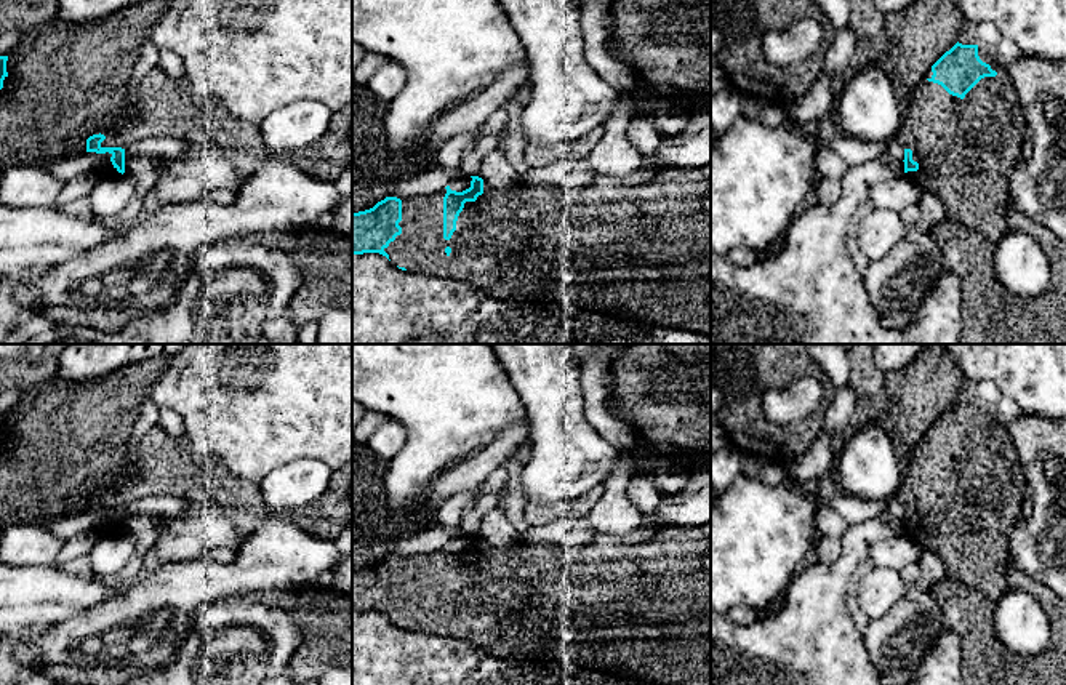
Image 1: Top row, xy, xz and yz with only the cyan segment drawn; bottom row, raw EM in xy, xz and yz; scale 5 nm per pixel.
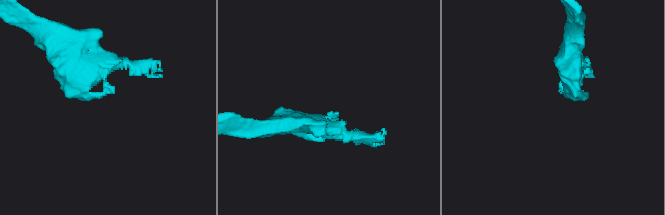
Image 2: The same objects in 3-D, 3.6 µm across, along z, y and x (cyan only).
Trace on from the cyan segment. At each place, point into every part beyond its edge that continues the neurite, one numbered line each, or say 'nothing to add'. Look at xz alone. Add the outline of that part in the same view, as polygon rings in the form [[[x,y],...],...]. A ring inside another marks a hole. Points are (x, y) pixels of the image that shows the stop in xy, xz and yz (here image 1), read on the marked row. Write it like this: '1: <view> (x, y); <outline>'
1: xz (644, 255); [[[701,168],[693,170],[661,170],[656,178],[643,186],[631,190],[621,187],[616,181],[597,178],[589,186],[579,189],[559,189],[554,186],[523,186],[514,184],[504,189],[496,189],[483,182],[483,194],[475,202],[466,202],[456,221],[456,230],[450,240],[443,238],[443,197],[447,189],[431,195],[407,197],[402,200],[402,234],[389,243],[384,251],[394,266],[405,267],[410,272],[435,275],[442,278],[455,278],[467,283],[491,298],[506,302],[539,302],[549,306],[565,306],[599,312],[613,318],[627,320],[639,325],[656,325],[703,333],[711,338],[711,214],[703,211],[701,200],[711,190],[711,181],[701,173]]]

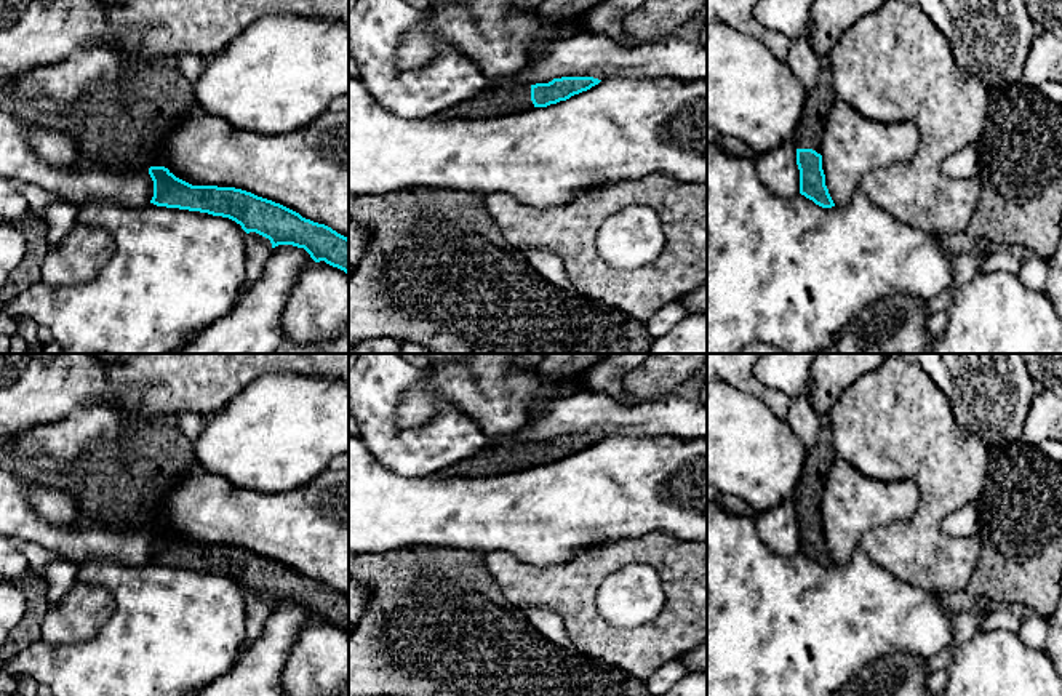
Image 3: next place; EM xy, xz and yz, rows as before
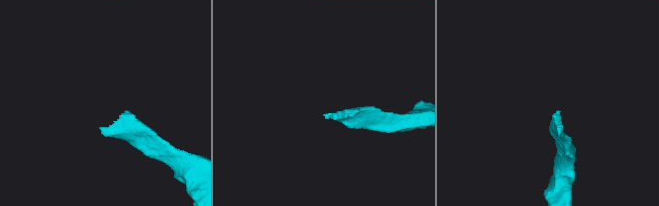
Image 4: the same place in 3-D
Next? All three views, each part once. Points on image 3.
1: yz (808, 133); [[[822,58],[816,85],[806,96],[801,117],[790,138],[795,149],[812,149],[817,154],[822,152],[822,136],[835,99],[832,69],[827,58]]]

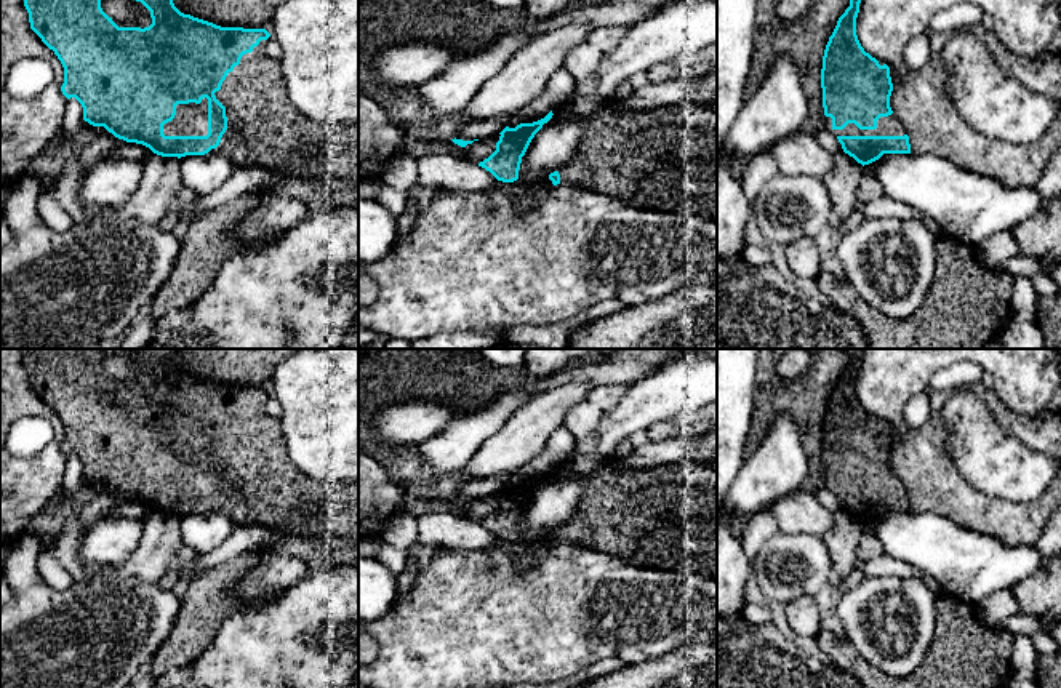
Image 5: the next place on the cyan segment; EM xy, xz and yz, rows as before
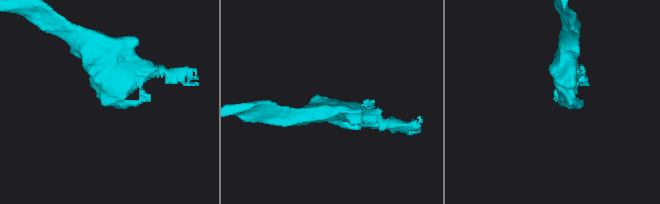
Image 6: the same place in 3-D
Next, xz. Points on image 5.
1: xz (666, 159); [[[616,98],[583,122],[573,160],[557,170],[560,184],[610,195],[632,208],[685,213],[717,222],[717,106],[683,102],[655,110],[624,112]]]

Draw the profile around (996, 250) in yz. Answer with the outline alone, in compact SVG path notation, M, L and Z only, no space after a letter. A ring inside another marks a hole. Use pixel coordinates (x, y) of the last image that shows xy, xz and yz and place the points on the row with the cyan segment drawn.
M1005 230L989 237L978 246L983 262L989 269L1002 266L1007 259L1011 259L1019 254L1018 242L1013 235L1013 230Z

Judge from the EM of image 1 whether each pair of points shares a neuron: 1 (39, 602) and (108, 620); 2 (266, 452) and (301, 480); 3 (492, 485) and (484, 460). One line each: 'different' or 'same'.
1: different
2: different
3: different

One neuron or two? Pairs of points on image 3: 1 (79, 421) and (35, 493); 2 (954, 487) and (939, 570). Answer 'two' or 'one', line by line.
1: one
2: one

